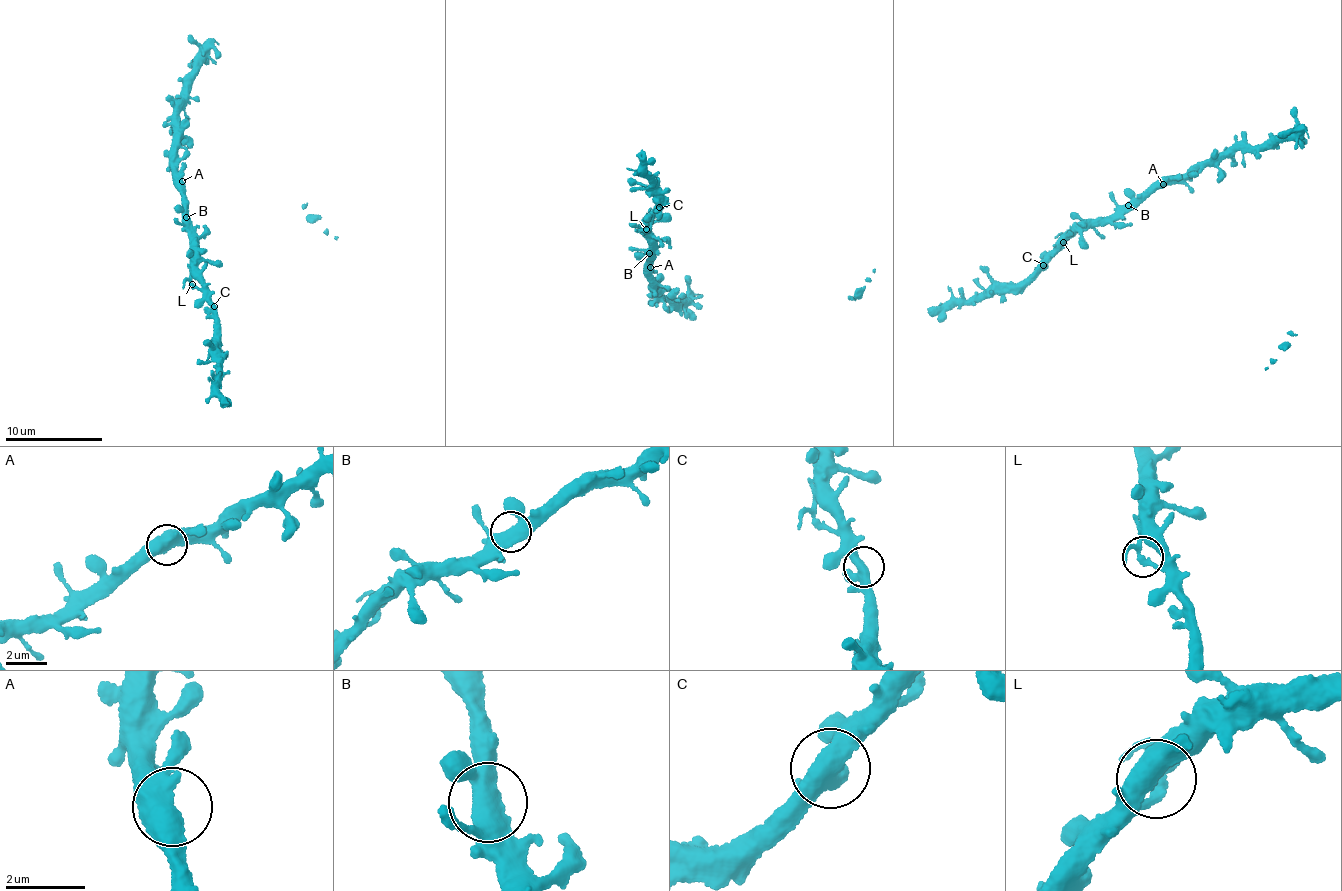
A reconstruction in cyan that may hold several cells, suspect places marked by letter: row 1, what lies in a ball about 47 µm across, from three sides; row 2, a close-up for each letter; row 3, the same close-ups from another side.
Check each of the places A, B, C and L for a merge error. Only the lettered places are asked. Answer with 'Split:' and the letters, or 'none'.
Split: none

